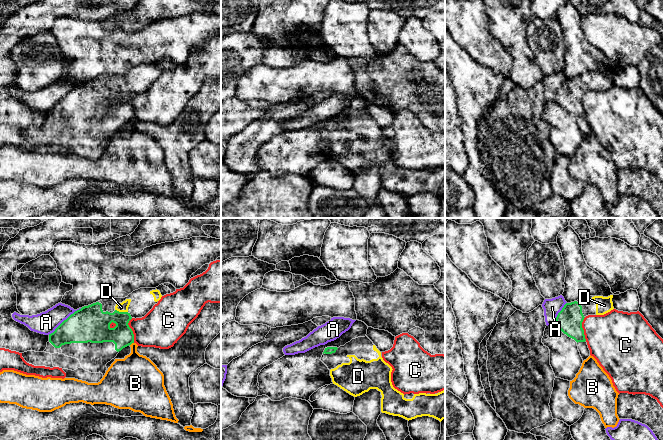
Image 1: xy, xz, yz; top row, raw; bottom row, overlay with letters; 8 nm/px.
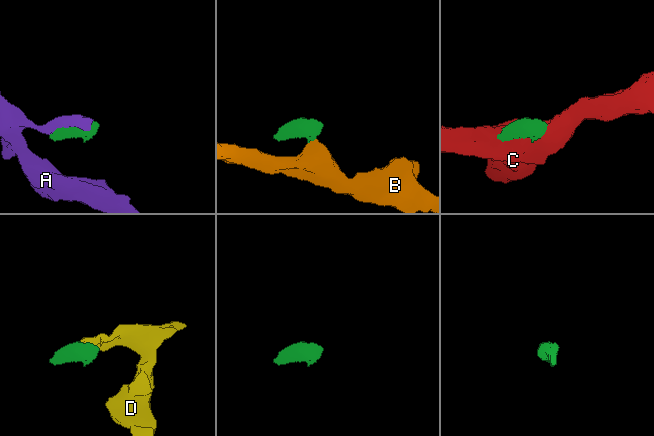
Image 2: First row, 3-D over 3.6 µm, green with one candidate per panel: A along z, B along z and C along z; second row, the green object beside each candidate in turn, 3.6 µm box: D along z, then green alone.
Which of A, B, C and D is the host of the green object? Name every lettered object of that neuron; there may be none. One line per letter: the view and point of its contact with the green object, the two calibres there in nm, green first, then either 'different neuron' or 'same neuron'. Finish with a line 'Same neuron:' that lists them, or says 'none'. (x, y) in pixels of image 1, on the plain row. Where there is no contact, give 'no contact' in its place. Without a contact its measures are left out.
A: xy (64, 96) | 280/180 nm | different neuron
B: xy (131, 119) | 180/320 nm | different neuron
C: xy (131, 106) | 180/320 nm | different neuron
D: xy (121, 88) | 280/80 nm | same neuron
Same neuron: D

